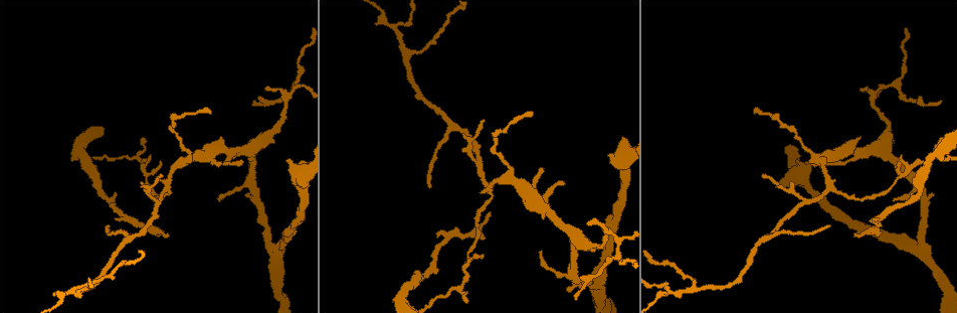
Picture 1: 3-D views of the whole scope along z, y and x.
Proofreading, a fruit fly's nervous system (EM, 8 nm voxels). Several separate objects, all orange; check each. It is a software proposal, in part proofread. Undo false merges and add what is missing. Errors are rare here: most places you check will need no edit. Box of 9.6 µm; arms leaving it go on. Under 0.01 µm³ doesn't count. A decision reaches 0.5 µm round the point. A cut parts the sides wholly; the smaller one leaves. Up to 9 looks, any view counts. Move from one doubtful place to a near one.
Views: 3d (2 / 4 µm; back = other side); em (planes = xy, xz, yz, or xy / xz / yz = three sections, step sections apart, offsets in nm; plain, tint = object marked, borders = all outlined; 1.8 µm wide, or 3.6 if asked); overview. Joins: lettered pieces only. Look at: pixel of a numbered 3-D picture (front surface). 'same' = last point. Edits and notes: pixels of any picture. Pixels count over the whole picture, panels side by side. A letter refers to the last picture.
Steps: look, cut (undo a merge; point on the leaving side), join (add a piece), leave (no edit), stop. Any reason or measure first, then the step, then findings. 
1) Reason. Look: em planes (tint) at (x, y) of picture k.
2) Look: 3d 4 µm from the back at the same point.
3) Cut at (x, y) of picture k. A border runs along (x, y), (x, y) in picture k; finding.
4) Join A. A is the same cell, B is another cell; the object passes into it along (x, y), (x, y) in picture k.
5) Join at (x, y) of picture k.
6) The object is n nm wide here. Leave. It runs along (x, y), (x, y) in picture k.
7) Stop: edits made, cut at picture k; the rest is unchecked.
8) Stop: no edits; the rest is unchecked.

Arms part here. Look: 3d 2 µm at (825, 159) of picture 1.

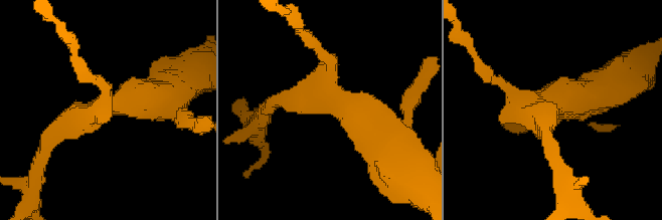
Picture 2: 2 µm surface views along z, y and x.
Shape alone is not enough. Look: em planes (plain) at (339, 107) of picture 2.

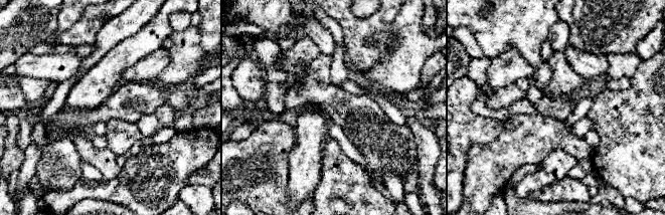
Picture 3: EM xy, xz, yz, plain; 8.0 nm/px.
Look: em planes (borders) at the same point.

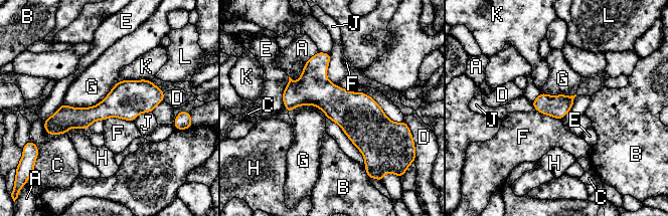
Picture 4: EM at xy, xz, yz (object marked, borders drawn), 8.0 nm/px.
Leave. A, B, C, D, E, F, G, H, J, K and L are other cells; a border runs along (118, 81), (94, 105), (64, 103) in picture 4; one neuron here.

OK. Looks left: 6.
Sudden change in width. Look: 3d 2 µm at (917, 194) of picture 1.

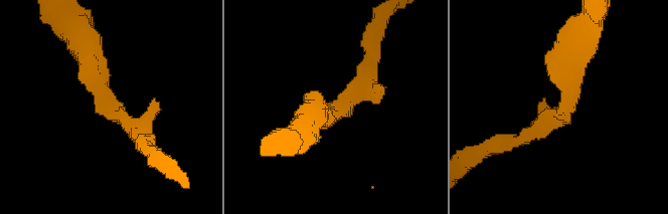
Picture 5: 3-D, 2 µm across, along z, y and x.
Need the tissue. Look: em xz step 4 (tint) at (333, 113) of picture 5.

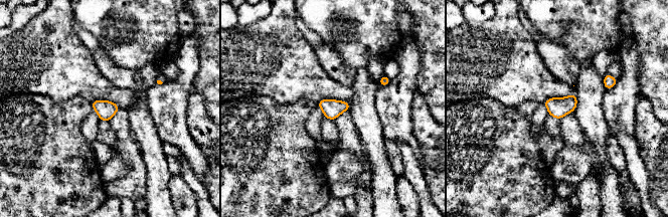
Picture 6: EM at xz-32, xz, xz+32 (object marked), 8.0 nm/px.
Another direction. Look: em planes (borders) at the same point.

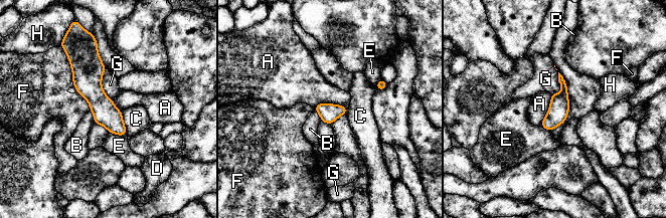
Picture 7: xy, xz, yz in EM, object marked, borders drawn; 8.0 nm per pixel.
The object is 150 nm wide here. Leave. A, B, C, D, E, F, G and H are other cells; a border runs along (314, 107), (331, 102), (347, 108) in picture 7; all the same neuron.

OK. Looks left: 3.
Tapers out. Look: 3d 4 µm at (489, 212) of picture 1.

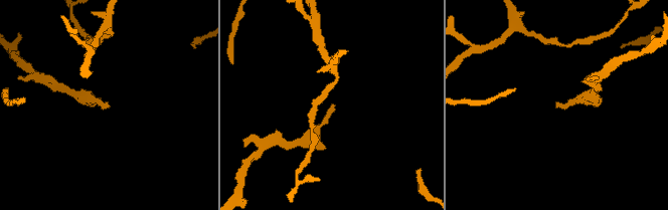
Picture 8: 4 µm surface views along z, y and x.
Look: em planes (plain) at (333, 106) of picture 8.

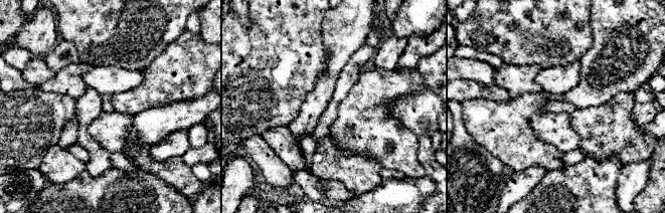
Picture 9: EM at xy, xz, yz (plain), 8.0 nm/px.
What lies round it. Look: em planes (borders) at the same point.

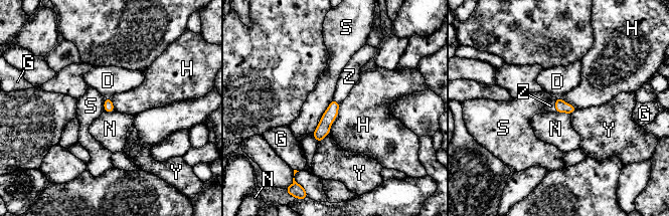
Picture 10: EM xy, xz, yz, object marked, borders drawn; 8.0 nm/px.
The object is 80 nm wide here. Join Z. Z is the same cell, D, G, H, N, S and Y are other cells; the object passes into it along (560, 106), (555, 104), (550, 105) in picture 10; the neuron continues.

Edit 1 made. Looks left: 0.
Stop: edits made, join at picture 10; the rest is unchecked.

